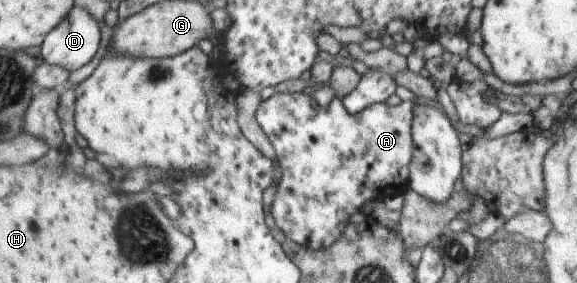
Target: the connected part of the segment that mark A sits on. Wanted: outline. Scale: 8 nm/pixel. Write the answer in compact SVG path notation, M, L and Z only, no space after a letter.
M303 91L286 94L275 92L271 97L261 102L261 105L259 105L256 111L256 120L267 134L269 141L273 144L276 156L278 157L277 165L281 166L282 171L281 180L277 181L278 191L270 206L271 215L273 215L273 219L275 219L275 225L283 231L288 239L299 245L306 245L312 250L330 248L331 245L339 241L345 229L349 227L347 225L349 217L351 217L355 211L359 211L367 201L371 201L371 199L384 200L386 197L393 197L393 195L402 195L410 189L408 178L410 177L410 165L411 160L413 159L414 146L412 138L413 108L414 103L411 100L402 101L395 106L389 106L385 102L379 102L378 104L371 105L369 108L365 108L358 114L352 114L347 111L343 101L337 96L331 100L328 107L323 107L317 104L315 98L313 98L311 94L305 94Z

